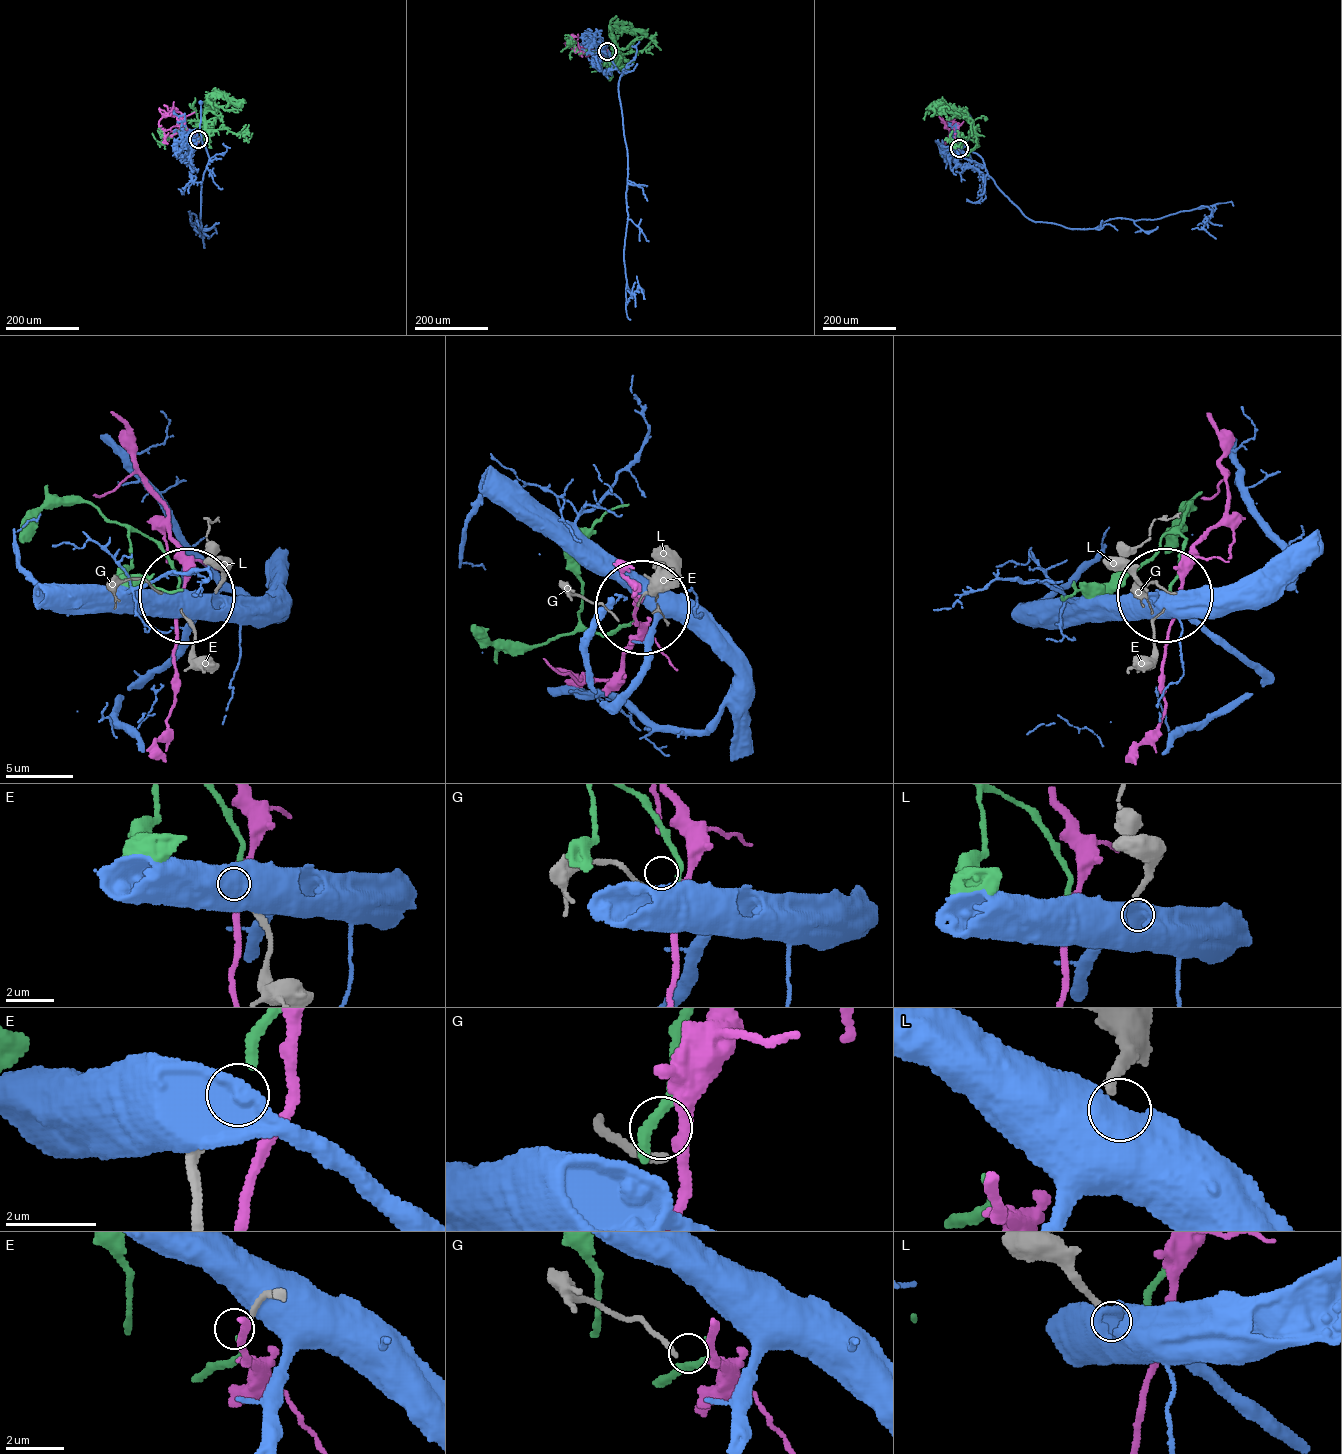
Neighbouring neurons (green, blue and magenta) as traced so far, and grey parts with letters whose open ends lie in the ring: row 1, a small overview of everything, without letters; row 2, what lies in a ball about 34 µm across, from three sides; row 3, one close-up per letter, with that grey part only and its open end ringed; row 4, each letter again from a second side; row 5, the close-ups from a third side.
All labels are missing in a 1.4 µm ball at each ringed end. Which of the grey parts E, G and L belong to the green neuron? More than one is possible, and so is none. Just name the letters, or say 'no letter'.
E

